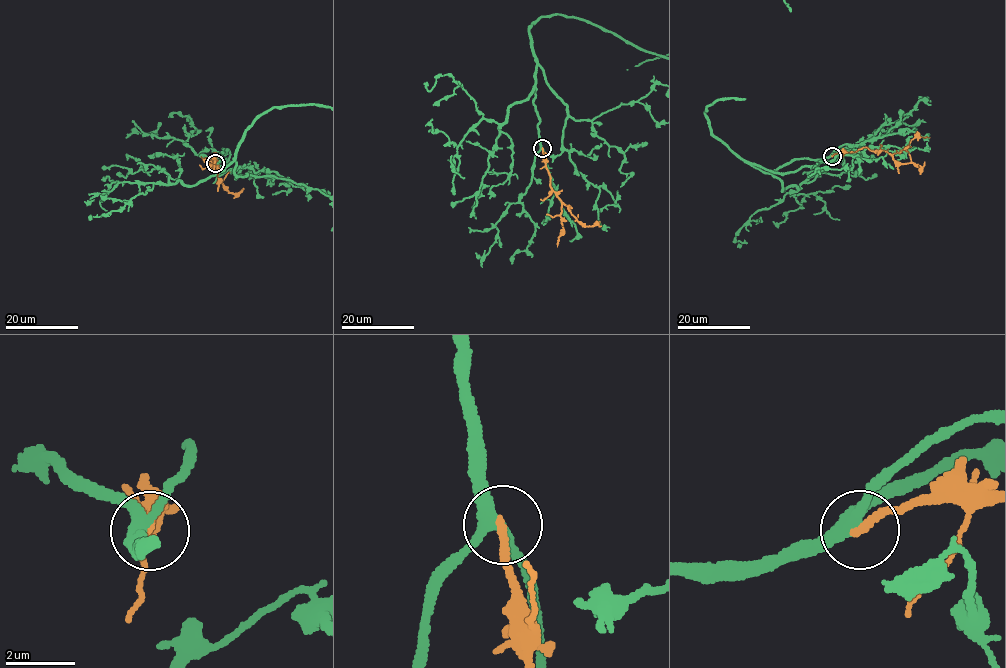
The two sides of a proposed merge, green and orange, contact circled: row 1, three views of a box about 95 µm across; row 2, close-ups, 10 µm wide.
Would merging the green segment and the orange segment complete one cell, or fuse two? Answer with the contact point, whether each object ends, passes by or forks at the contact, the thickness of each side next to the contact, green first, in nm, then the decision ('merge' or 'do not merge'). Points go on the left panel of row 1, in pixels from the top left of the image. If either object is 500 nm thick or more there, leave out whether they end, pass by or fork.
at (215, 163); green forks there; orange ends there; 320 nm thick on the green side, 240 nm on the other; do not merge

